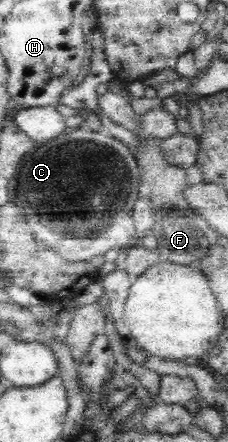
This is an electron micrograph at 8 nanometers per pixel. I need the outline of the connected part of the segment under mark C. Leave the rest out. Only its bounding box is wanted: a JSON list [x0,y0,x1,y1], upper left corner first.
[16,127,142,261]

